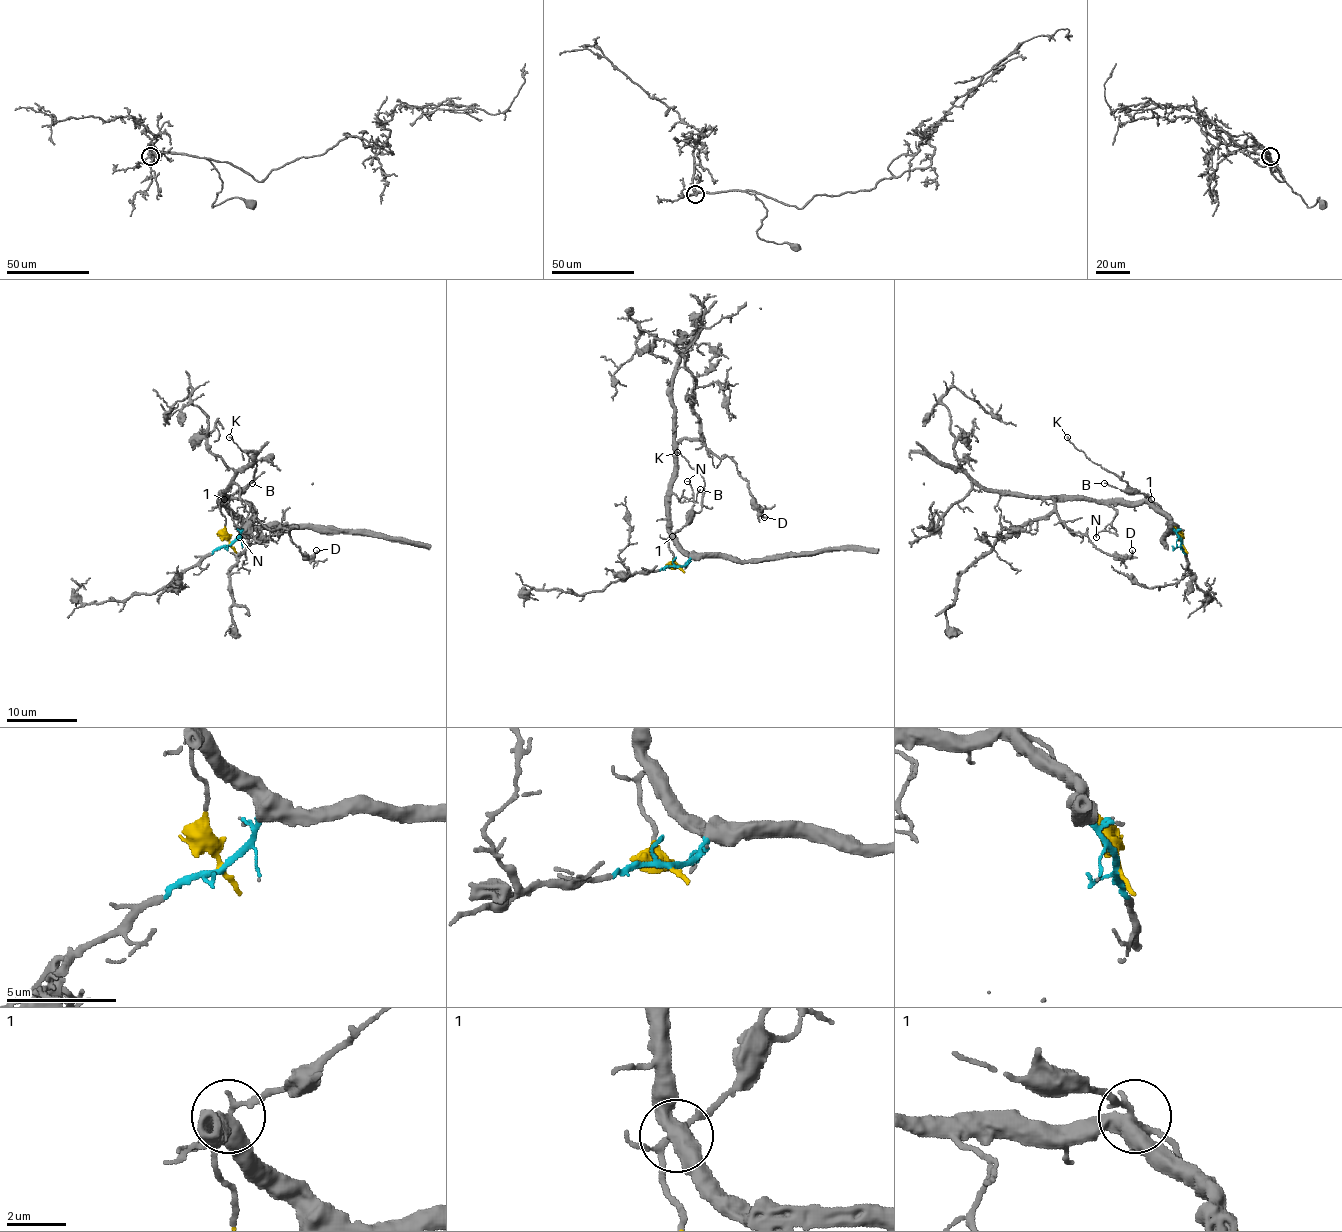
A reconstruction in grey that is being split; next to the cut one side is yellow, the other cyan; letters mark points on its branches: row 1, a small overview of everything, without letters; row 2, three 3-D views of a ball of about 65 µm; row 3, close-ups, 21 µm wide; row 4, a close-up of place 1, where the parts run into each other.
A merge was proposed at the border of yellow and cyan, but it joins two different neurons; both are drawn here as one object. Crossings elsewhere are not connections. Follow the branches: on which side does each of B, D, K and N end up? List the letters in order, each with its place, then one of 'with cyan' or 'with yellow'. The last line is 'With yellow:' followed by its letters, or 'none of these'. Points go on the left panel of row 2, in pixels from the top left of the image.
B: place (252, 483); with yellow
D: place (316, 550); with cyan
K: place (229, 437); with yellow
N: place (239, 537); with cyan
With yellow: B, K

